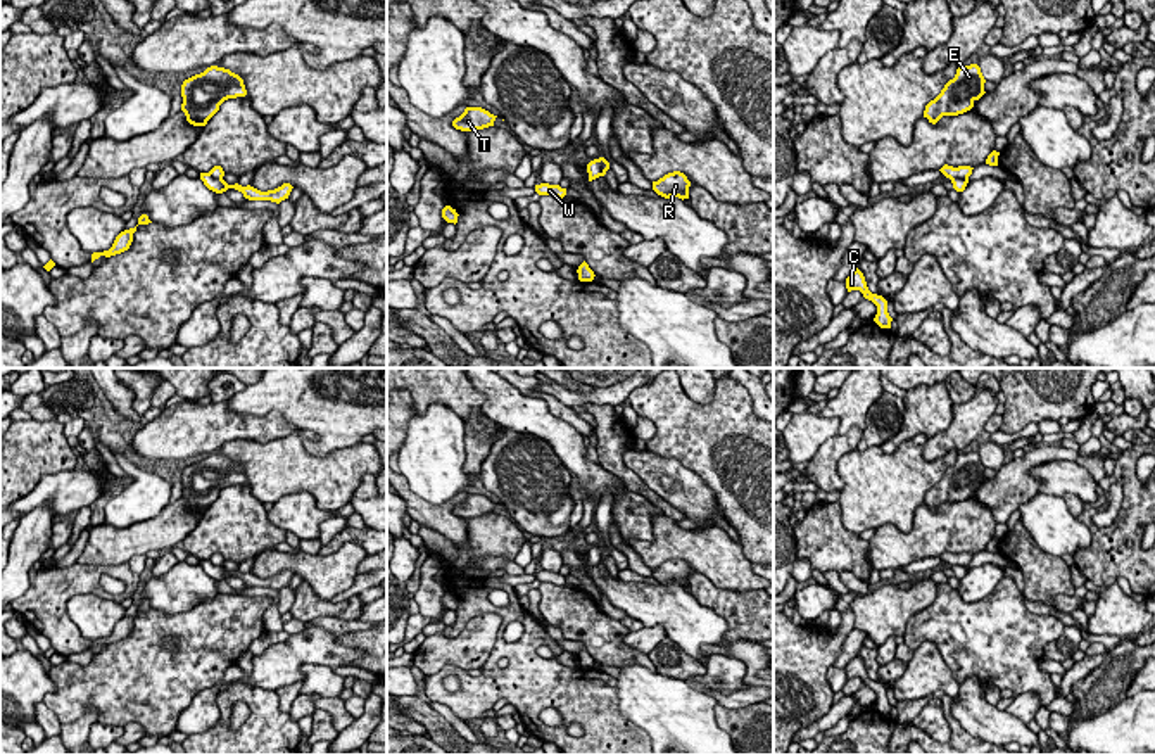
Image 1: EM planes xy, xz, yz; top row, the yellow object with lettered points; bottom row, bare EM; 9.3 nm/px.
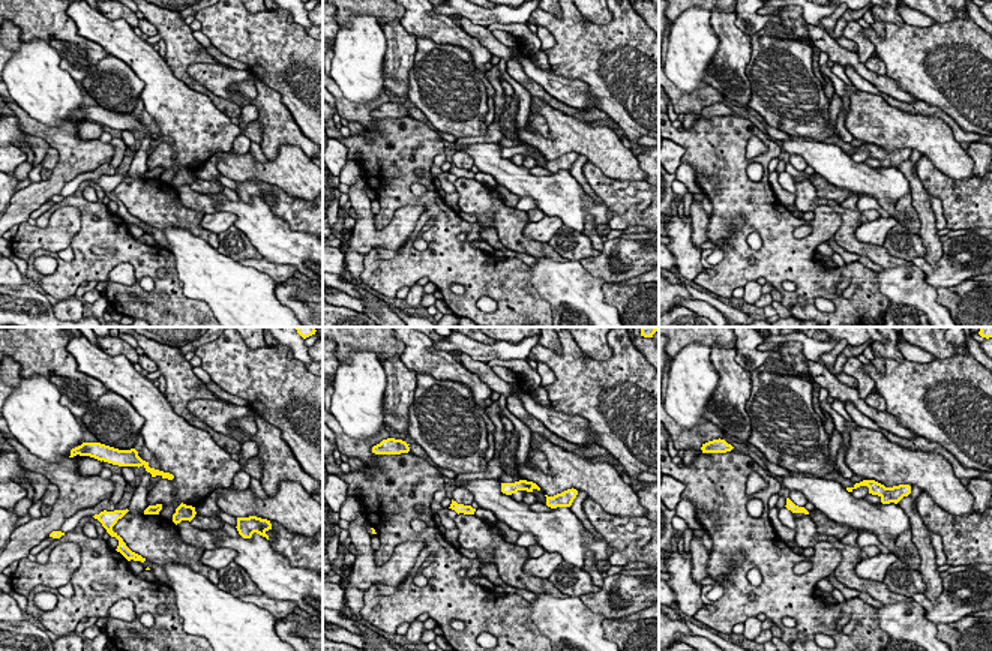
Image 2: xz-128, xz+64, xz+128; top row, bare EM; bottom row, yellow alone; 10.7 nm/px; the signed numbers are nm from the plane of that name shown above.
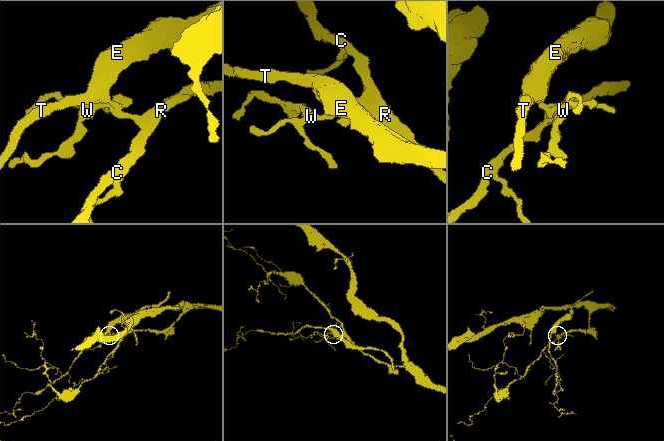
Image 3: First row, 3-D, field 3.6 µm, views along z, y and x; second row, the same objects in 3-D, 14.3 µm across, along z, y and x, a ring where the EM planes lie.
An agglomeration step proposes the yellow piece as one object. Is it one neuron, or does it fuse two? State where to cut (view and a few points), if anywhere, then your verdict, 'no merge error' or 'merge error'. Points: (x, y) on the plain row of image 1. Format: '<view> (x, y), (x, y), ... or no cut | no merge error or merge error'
yz (967, 565), (952, 567) | merge error

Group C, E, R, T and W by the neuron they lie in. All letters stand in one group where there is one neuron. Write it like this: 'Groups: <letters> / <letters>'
Groups: C R W / E T

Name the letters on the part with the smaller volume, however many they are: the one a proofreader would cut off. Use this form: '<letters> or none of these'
E, T

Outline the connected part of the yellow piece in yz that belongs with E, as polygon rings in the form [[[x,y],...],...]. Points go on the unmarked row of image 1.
[[[977,451],[960,453],[941,480],[925,492],[924,504],[936,511],[943,503],[958,503],[974,494],[984,479],[984,463]]]

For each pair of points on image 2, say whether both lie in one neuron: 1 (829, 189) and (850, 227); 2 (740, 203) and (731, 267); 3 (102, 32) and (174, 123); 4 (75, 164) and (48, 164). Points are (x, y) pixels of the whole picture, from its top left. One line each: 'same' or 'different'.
1: different
2: same
3: same
4: different

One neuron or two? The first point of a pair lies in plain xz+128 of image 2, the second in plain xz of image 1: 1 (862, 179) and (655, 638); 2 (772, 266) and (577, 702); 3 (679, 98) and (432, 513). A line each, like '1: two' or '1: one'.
1: two
2: one
3: one

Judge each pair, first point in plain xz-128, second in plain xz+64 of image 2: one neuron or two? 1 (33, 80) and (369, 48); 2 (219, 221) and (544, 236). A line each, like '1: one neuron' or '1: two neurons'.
1: one neuron
2: one neuron

